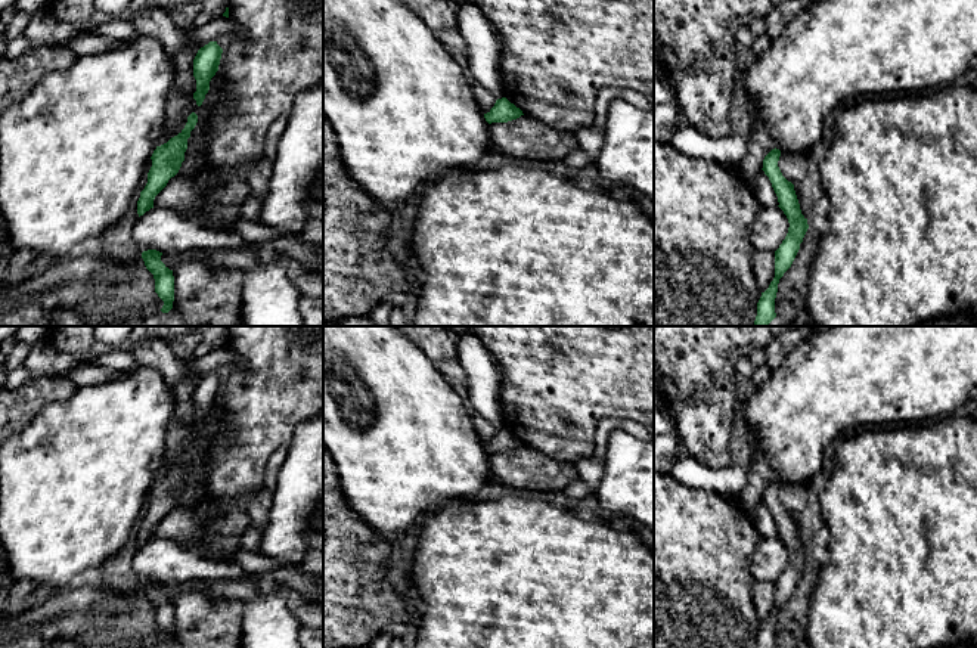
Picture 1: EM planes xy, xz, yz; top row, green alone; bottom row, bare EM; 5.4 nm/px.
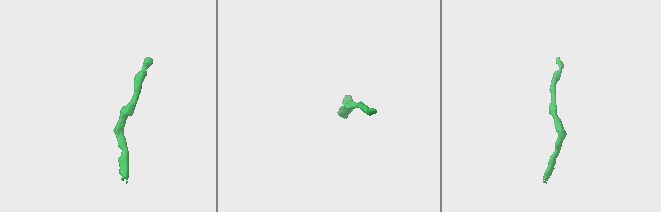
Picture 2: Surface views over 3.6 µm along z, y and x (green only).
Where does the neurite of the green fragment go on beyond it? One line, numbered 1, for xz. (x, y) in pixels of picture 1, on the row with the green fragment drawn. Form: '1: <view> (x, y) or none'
1: none

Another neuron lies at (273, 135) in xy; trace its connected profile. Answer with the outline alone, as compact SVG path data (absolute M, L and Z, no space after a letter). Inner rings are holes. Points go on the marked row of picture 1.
M279 117L267 130L266 140L263 145L263 156L270 162L275 161L277 155L277 143L282 137L282 133L286 128L286 117Z

